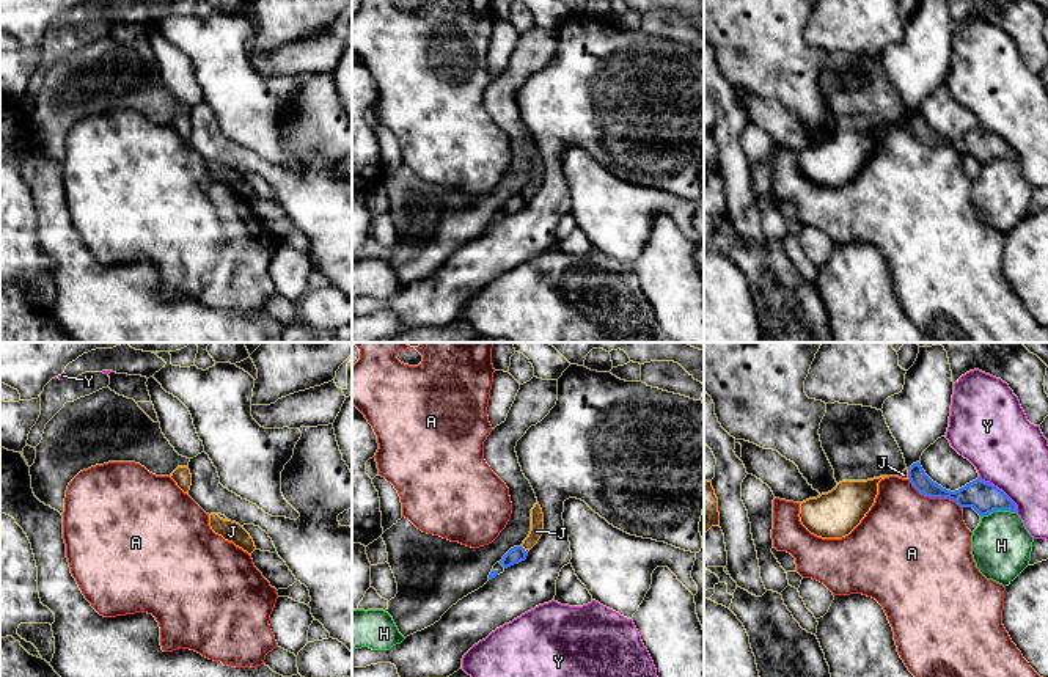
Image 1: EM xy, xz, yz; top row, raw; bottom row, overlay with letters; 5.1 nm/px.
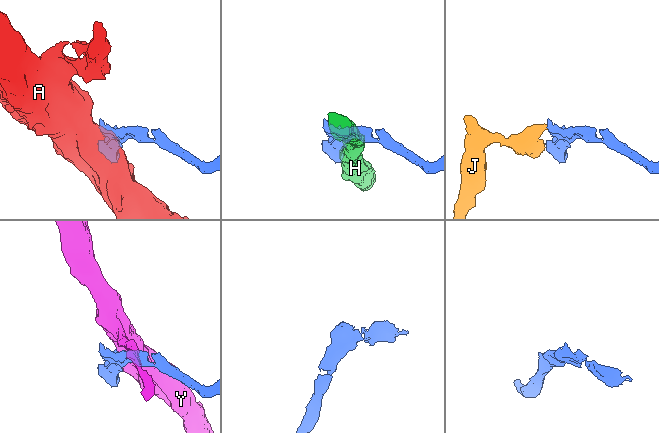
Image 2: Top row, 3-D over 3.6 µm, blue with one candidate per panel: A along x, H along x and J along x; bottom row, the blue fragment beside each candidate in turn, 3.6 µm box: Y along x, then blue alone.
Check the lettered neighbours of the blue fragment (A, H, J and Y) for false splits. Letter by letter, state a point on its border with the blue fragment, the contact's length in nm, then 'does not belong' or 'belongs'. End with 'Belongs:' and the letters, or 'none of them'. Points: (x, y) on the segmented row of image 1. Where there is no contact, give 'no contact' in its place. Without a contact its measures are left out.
A: yz (934, 497) | 320 nm | does not belong
H: yz (998, 509) | 190 nm | does not belong
J: yz (908, 473) | 60 nm | does not belong
Y: yz (1001, 490) | 260 nm | does not belong
Belongs: none of them

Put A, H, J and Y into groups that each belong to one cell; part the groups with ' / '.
A / H / J / Y

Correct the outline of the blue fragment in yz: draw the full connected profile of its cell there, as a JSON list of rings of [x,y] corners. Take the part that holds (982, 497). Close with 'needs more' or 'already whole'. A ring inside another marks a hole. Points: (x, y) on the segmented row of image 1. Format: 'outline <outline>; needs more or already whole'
outline [[[916,462],[908,468],[908,479],[921,495],[929,498],[949,498],[962,509],[973,507],[980,517],[988,515],[993,510],[1017,512],[1017,504],[1002,490],[980,478],[951,492],[933,482],[925,474],[921,463]]]; already whole

